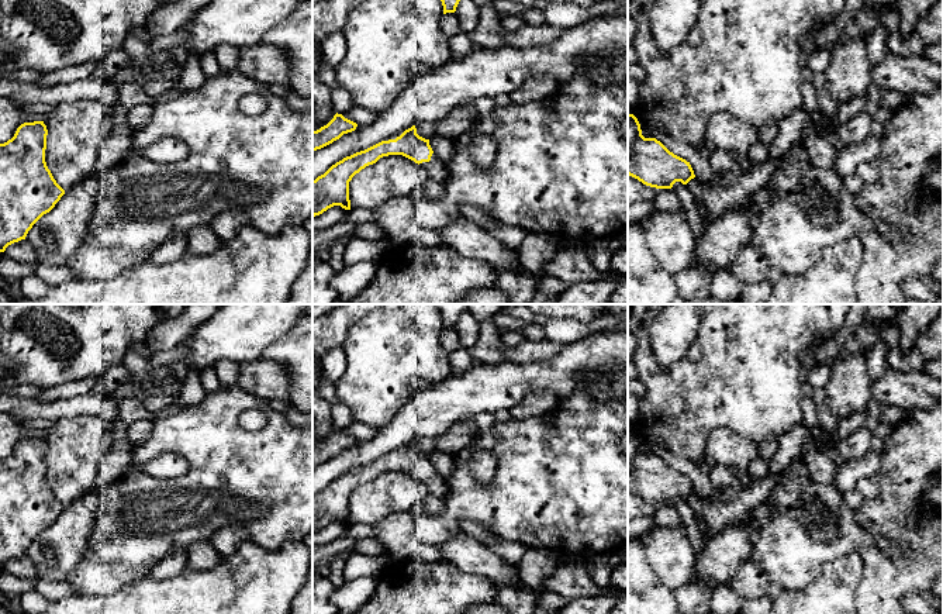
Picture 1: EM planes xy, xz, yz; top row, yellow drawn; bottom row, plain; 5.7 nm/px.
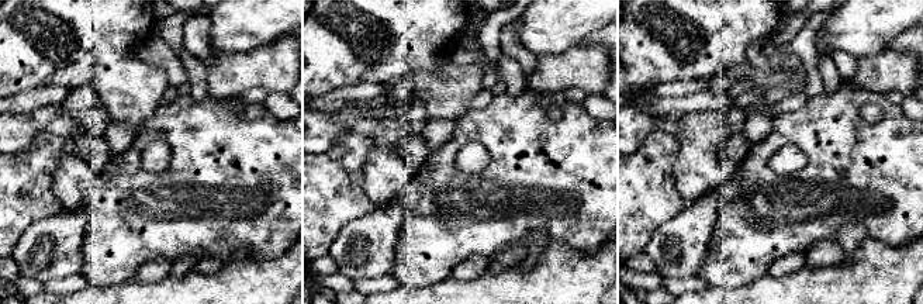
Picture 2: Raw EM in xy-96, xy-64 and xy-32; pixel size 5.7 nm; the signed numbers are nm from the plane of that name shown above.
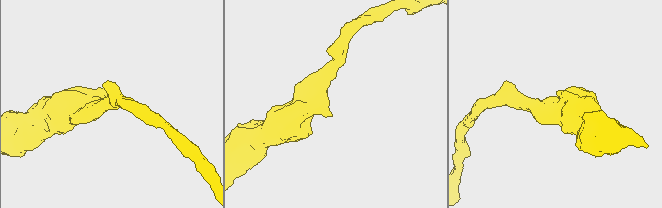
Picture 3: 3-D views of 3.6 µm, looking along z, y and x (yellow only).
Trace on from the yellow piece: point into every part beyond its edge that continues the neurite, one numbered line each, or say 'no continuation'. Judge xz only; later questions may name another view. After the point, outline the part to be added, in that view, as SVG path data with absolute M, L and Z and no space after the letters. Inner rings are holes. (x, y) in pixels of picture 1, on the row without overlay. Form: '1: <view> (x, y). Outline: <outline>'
1: xz (435, 485). Outline: M432 469L429 477L419 479L421 484L426 489L428 494L433 494L443 501L448 499L450 489L446 479L442 477L435 469Z

